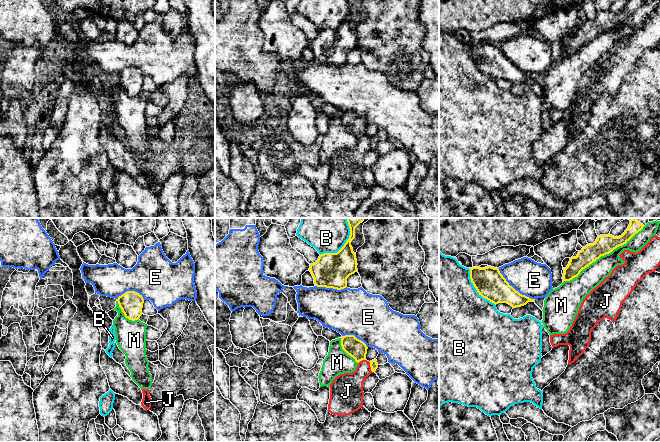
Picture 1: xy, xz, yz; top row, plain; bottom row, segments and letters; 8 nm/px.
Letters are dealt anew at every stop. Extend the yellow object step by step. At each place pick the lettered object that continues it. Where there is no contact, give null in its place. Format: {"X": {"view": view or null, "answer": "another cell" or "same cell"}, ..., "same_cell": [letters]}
{"B": {"view": "xz", "answer": "another cell"}, "E": {"view": "yz", "answer": "another cell"}, "J": {"view": "xz", "answer": "another cell"}, "M": {"view": "yz", "answer": "another cell"}, "same_cell": []}

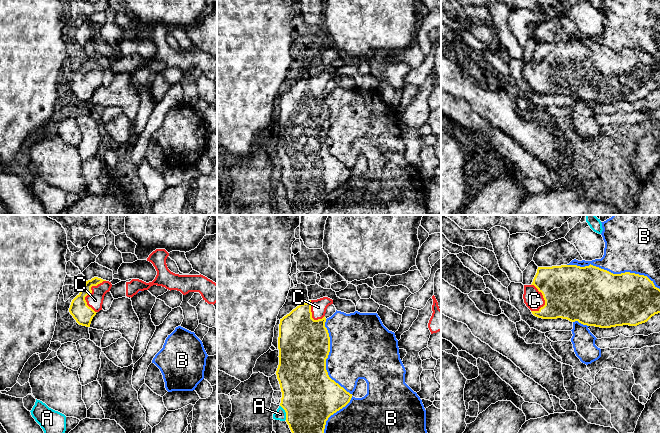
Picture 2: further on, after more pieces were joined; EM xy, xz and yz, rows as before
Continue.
{"A": {"view": "xz", "answer": "another cell"}, "B": {"view": "yz", "answer": "another cell"}, "C": {"view": "xy", "answer": "same cell"}, "same_cell": ["C"]}

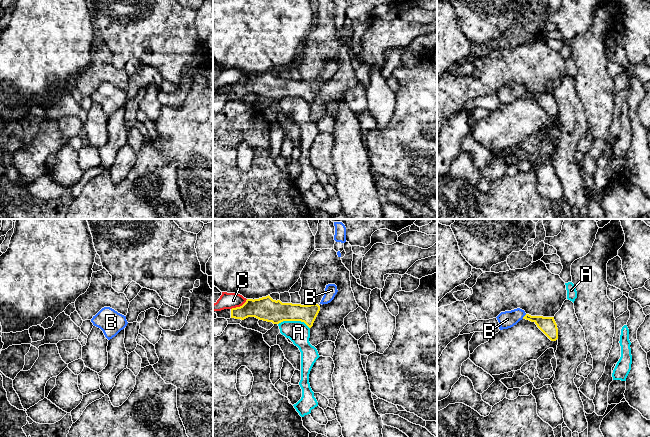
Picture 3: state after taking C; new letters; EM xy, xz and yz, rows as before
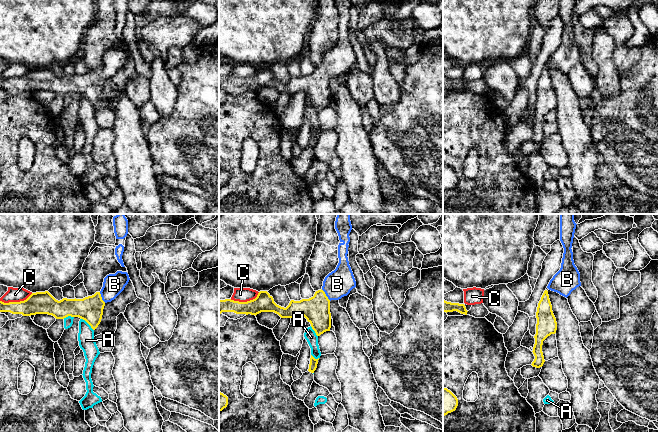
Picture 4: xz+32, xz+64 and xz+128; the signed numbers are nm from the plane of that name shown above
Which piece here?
{"A": {"view": "xz", "answer": "another cell"}, "B": {"view": "yz", "answer": "same cell"}, "C": {"view": "xz", "answer": "another cell"}, "same_cell": ["B"]}

